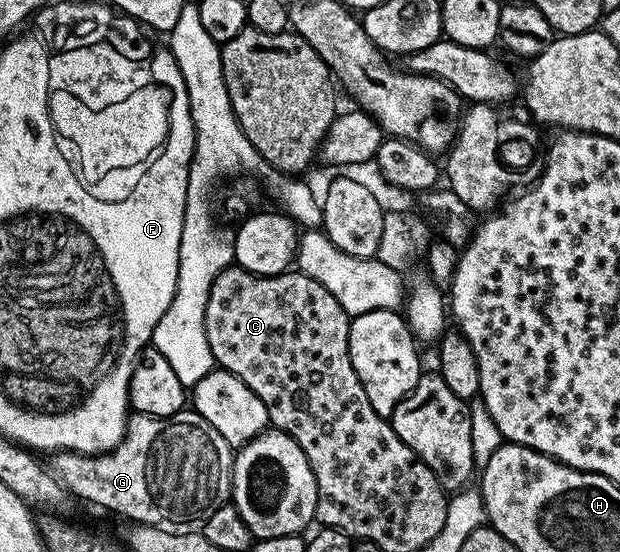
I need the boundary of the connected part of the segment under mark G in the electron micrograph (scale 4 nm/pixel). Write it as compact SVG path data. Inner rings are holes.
M181 410L175 416L132 414L122 442L111 452L83 456L81 452L57 452L51 457L52 472L64 483L73 497L89 500L116 516L125 516L132 524L149 524L152 528L187 534L203 529L204 523L232 495L232 445L195 410Z

